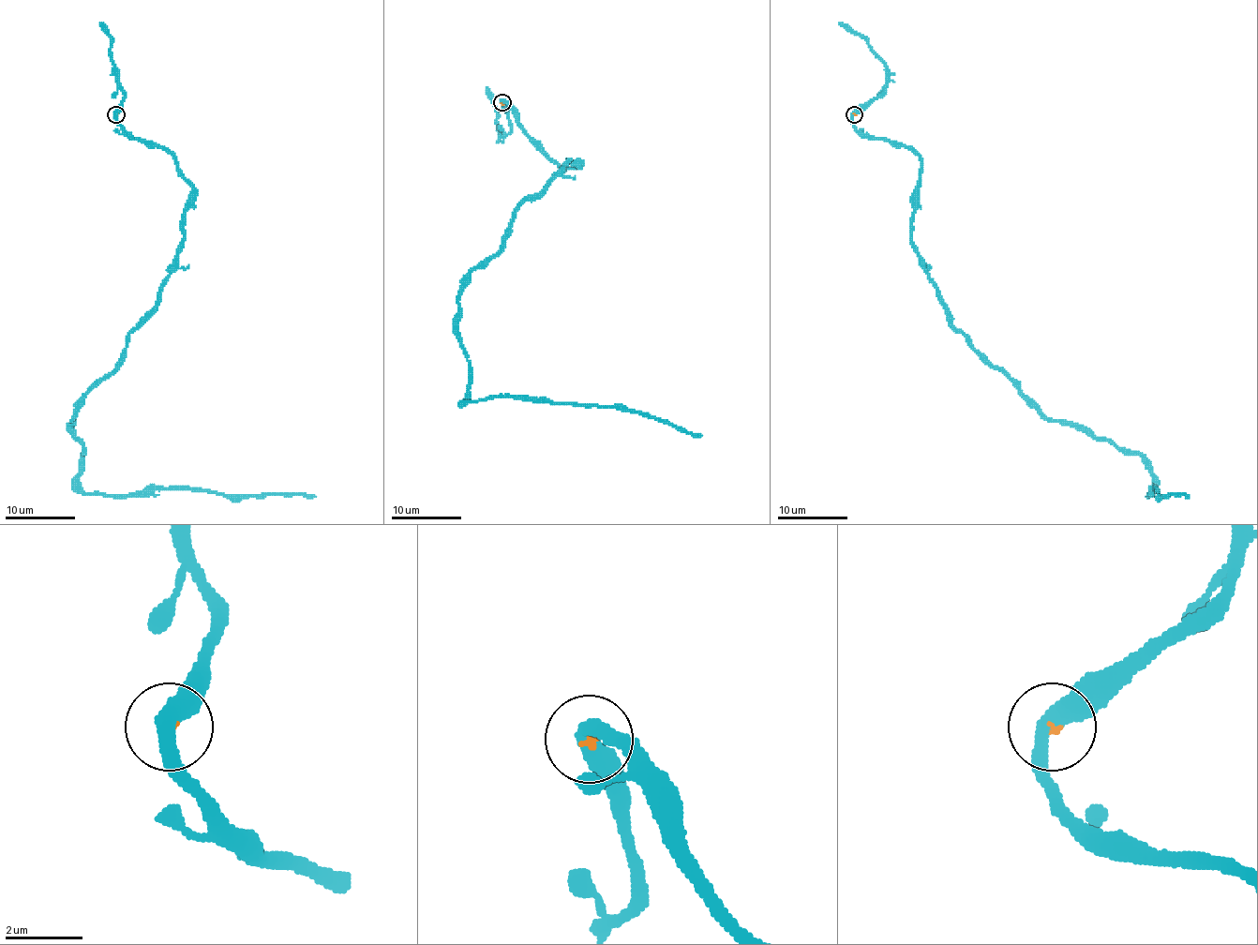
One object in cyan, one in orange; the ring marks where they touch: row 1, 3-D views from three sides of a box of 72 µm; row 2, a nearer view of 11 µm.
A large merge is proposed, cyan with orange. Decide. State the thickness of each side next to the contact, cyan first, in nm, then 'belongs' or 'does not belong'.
440 nm thick on the cyan side, 80 nm on the other; belongs

